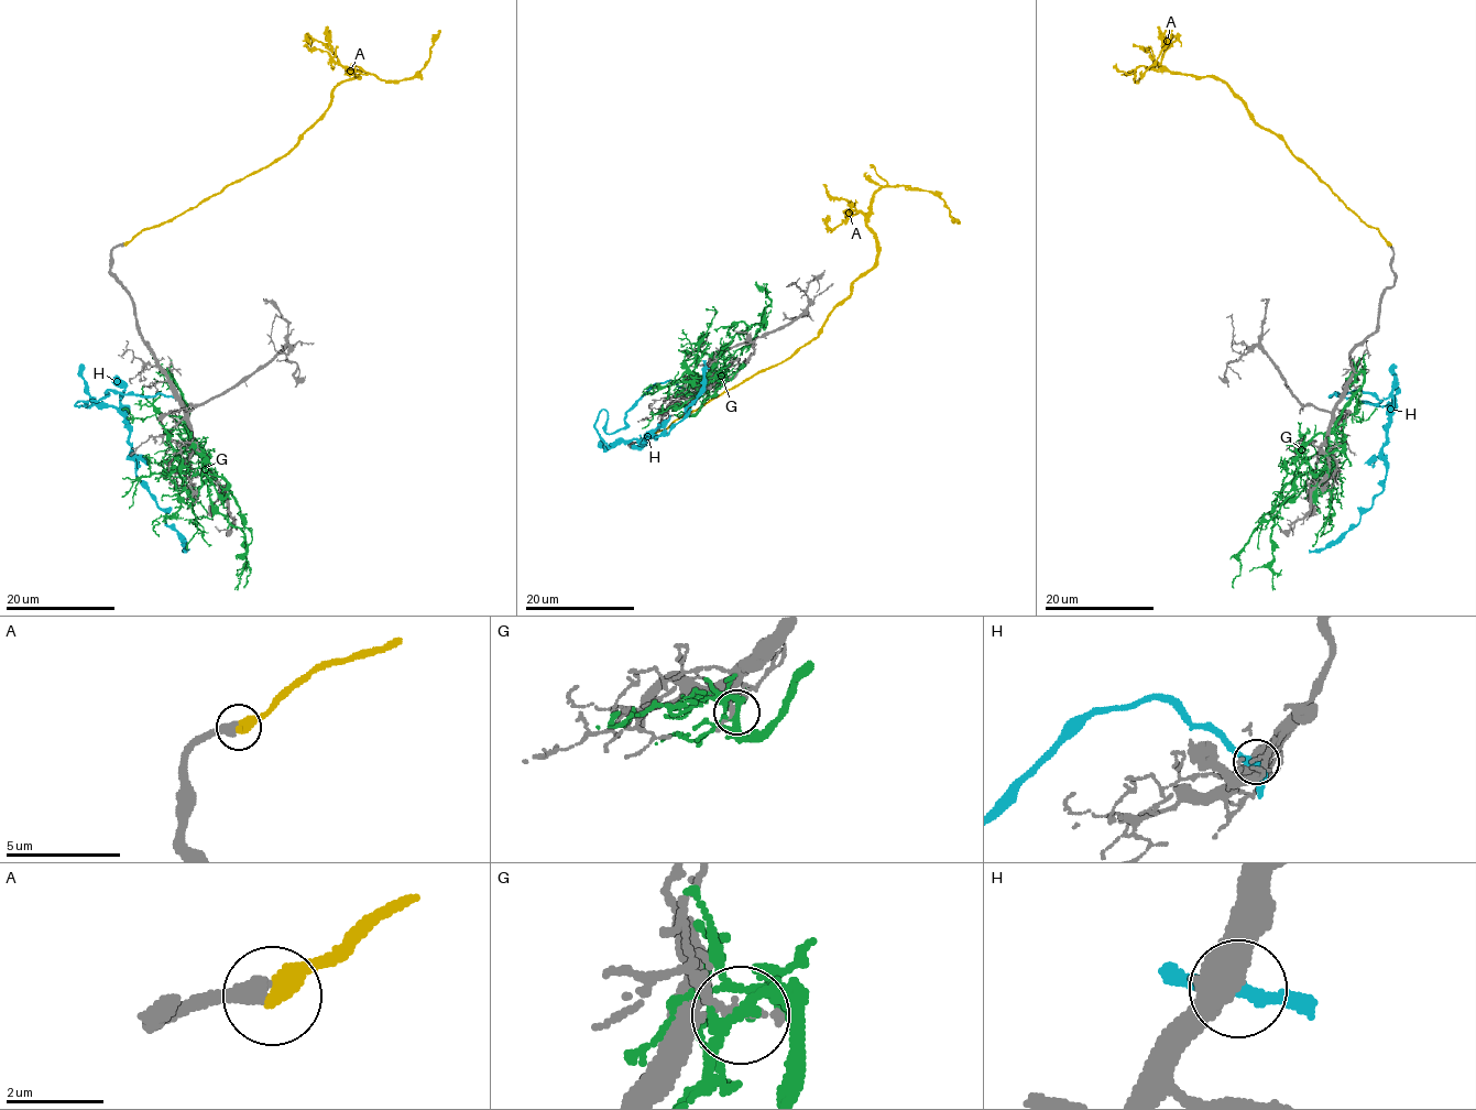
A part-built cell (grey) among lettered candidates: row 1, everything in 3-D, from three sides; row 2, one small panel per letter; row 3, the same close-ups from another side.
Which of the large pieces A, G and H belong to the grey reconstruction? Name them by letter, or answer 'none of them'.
A

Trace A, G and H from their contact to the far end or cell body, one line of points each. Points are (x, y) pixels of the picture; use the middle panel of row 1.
A: (643, 442), (819, 334), (874, 264), (867, 213), (884, 186), (930, 191), (958, 224)
G: (688, 409), (693, 414), (708, 396), (717, 352), (728, 360), (761, 328), (772, 301), (763, 284)
H: (693, 395), (657, 383), (625, 425), (608, 434), (603, 409), (596, 430), (609, 447), (666, 435), (703, 360)

